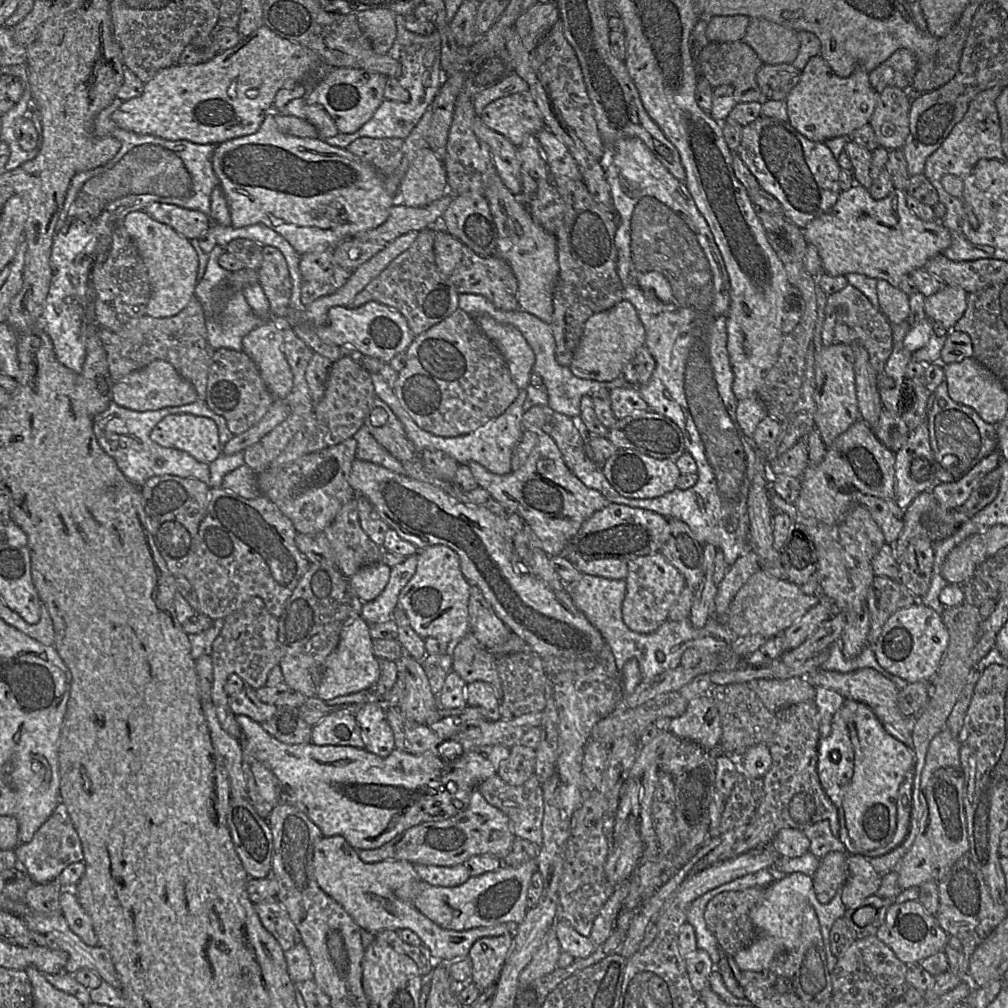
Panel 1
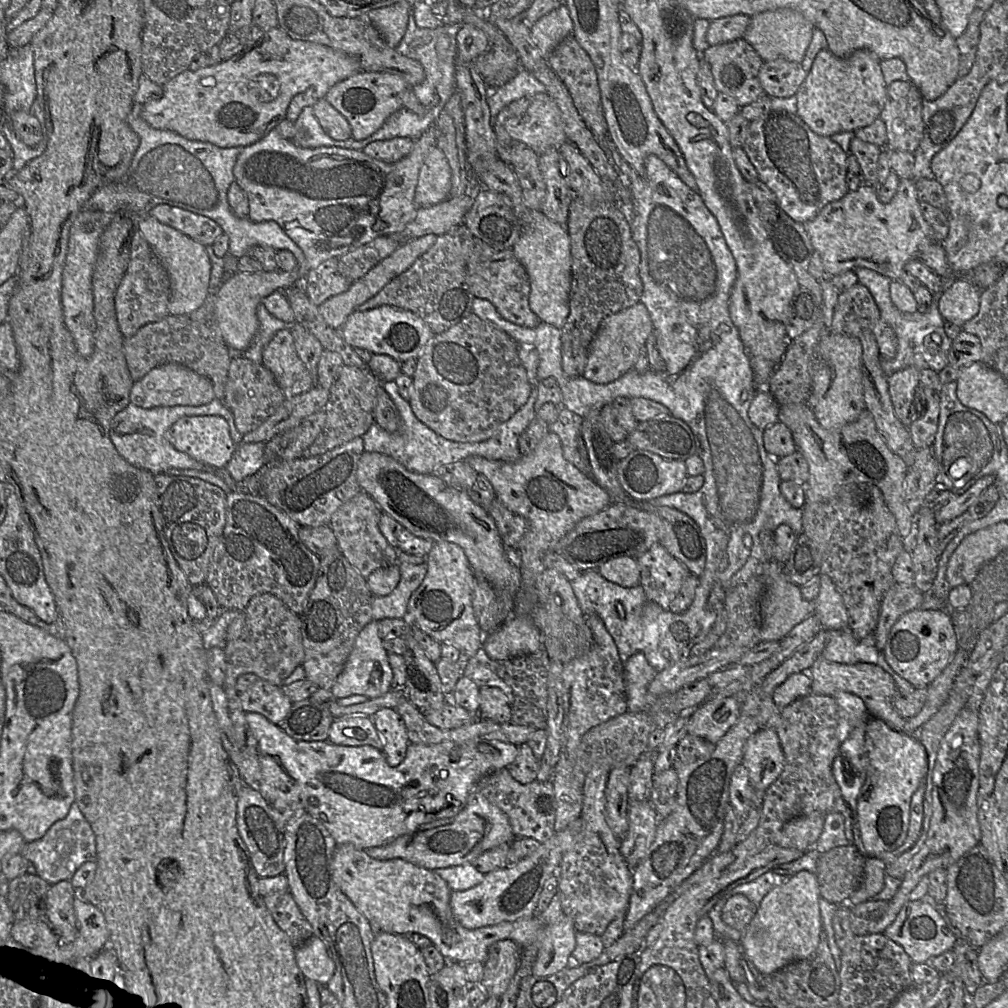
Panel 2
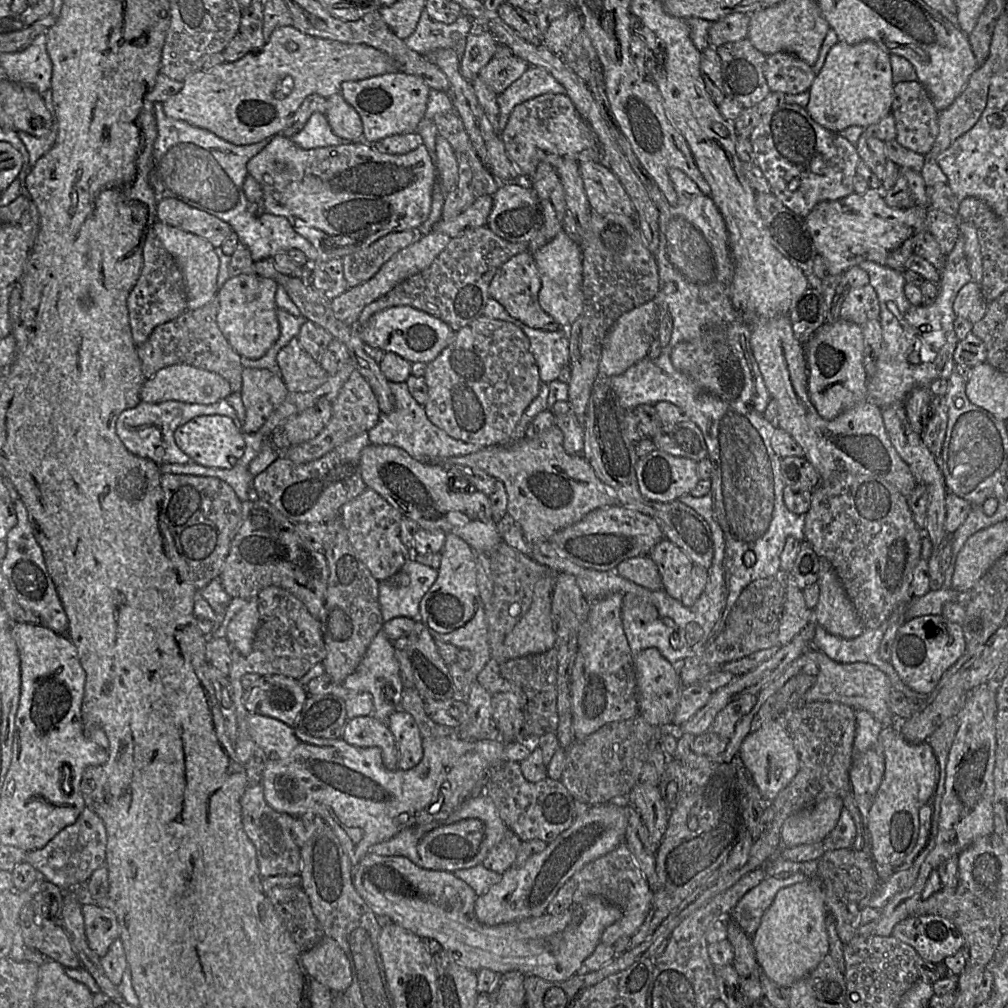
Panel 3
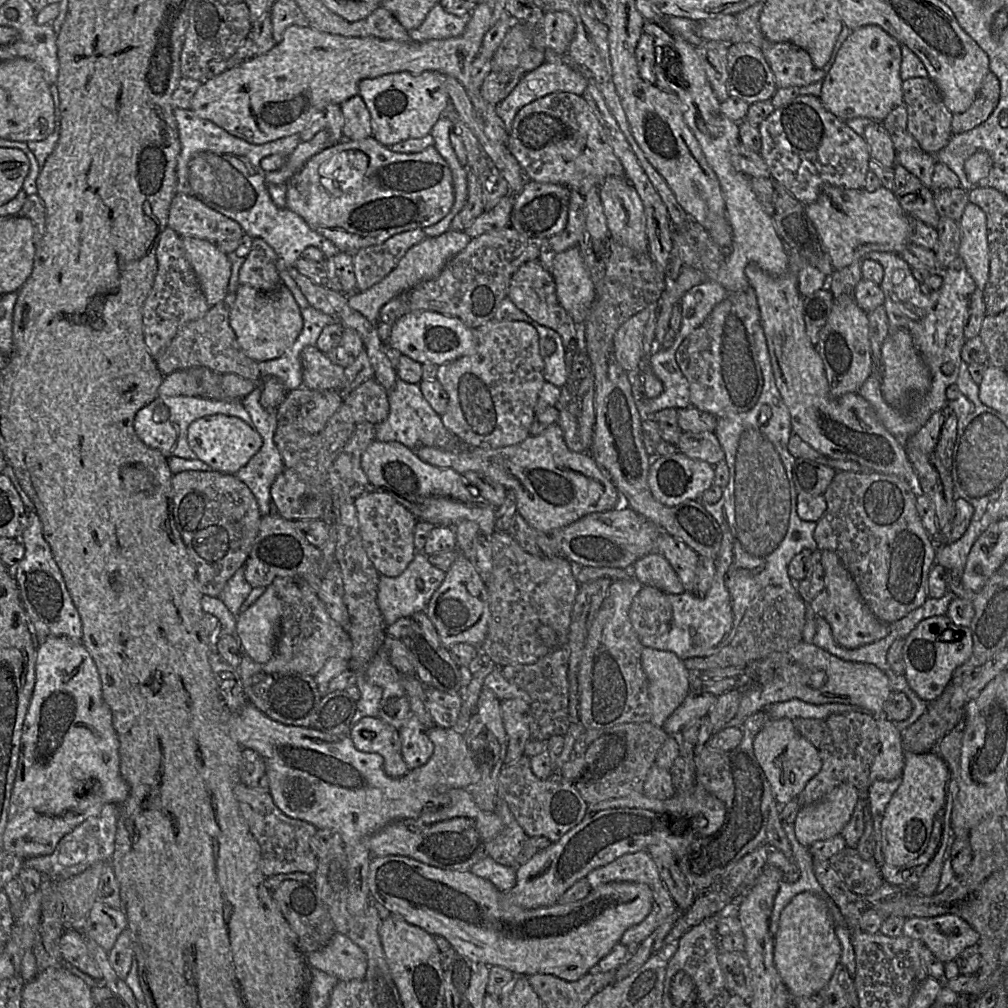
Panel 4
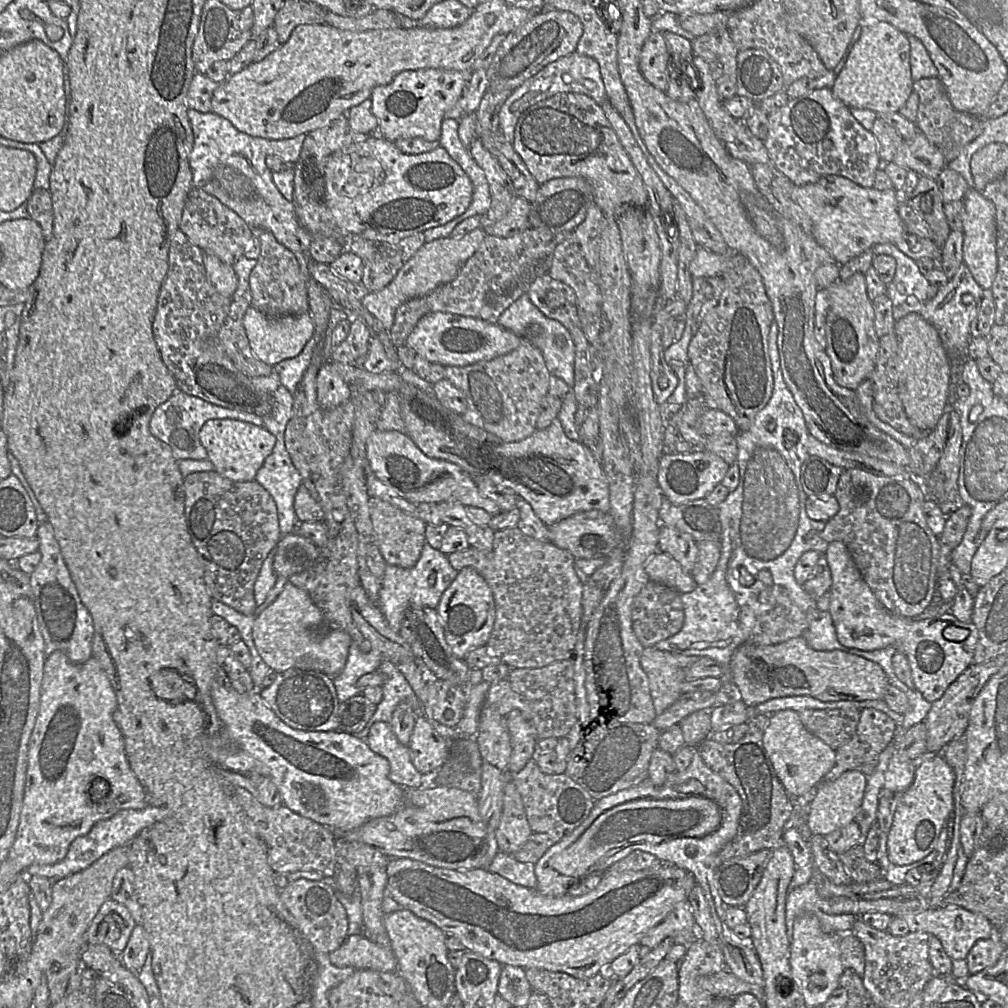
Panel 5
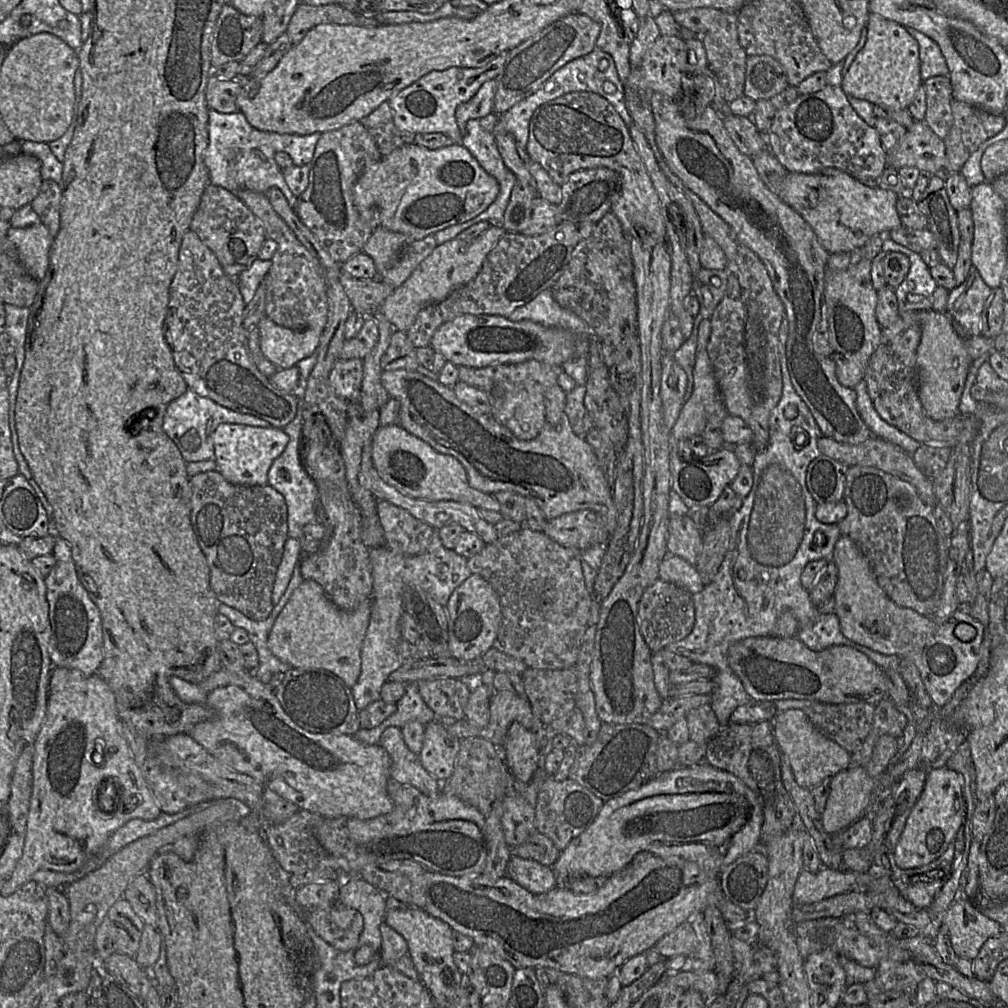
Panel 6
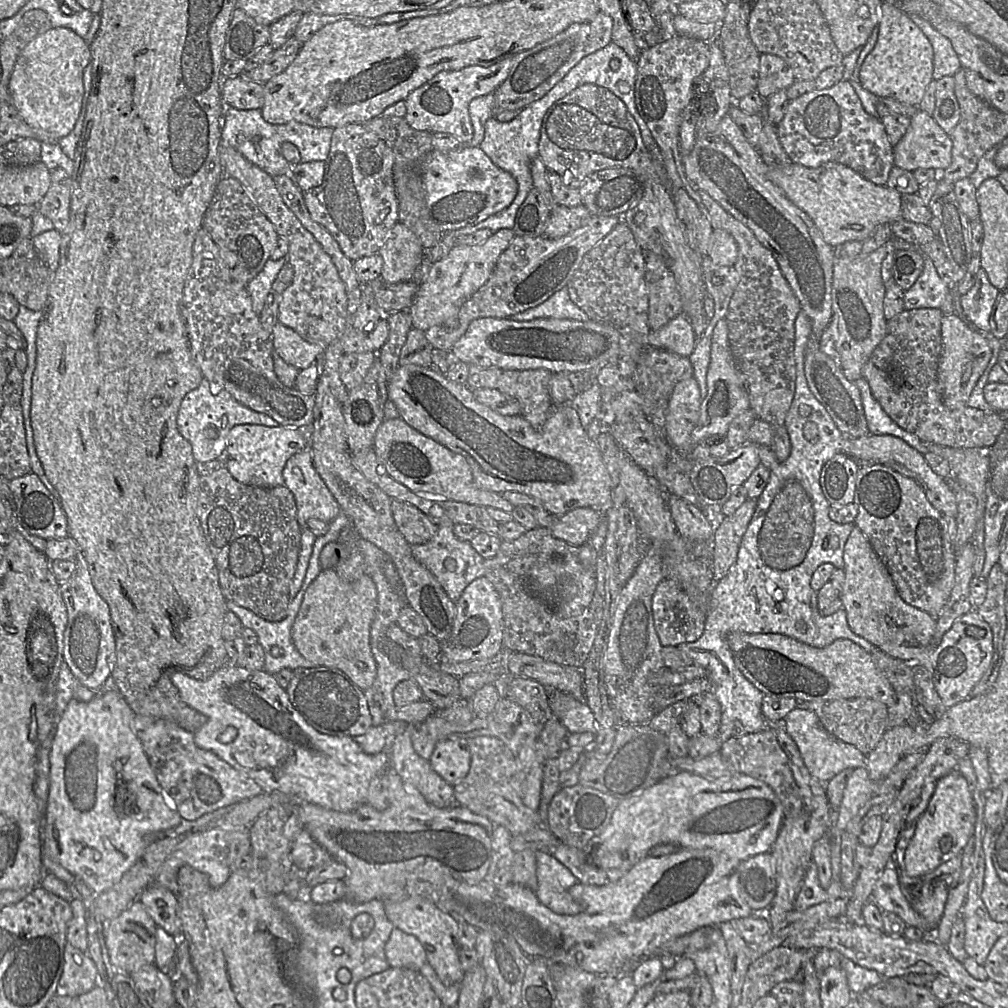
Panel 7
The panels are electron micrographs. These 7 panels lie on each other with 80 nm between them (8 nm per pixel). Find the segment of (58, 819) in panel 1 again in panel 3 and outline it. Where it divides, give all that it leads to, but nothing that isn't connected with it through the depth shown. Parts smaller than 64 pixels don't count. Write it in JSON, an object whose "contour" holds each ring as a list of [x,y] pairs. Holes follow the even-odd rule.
{"contour":[[[85,808],[77,820],[63,828],[43,848],[27,851],[24,860],[44,878],[64,891],[88,881],[91,874],[105,865],[107,834],[103,821],[91,809]]]}

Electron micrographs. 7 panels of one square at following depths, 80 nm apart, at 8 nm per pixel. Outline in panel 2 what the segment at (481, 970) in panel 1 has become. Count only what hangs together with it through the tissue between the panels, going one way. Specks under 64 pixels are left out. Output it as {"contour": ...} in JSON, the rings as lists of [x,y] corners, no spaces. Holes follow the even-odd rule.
{"contour":[[[513,940],[494,942],[483,962],[483,976],[479,986],[487,996],[500,996],[506,991],[517,970],[520,947]]]}

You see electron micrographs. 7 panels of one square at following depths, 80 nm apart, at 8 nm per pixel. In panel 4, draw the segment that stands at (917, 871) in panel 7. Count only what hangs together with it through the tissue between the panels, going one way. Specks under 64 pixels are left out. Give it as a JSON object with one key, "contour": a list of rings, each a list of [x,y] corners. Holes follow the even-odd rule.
{"contour":[[[904,751],[901,783],[887,805],[881,823],[881,850],[886,864],[905,865],[926,850],[935,818],[946,805],[949,769],[938,753]]]}

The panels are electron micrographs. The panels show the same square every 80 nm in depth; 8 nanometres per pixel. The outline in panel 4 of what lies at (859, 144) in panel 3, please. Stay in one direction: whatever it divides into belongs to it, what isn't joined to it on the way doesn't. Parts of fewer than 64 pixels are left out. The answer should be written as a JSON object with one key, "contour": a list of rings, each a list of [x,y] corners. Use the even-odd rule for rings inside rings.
{"contour":[[[873,121],[864,131],[863,137],[869,147],[871,160],[884,168],[893,168],[896,164],[897,152],[891,134],[881,122]]]}

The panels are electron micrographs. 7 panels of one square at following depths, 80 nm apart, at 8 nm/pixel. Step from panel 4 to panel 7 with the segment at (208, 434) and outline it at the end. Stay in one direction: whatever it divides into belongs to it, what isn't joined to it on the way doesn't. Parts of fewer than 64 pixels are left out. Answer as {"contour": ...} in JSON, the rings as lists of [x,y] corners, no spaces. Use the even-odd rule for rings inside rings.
{"contour":[[[236,425],[227,436],[227,445],[219,458],[218,469],[225,468],[238,482],[252,487],[284,485],[283,469],[294,454],[308,450],[309,433],[305,429]]]}

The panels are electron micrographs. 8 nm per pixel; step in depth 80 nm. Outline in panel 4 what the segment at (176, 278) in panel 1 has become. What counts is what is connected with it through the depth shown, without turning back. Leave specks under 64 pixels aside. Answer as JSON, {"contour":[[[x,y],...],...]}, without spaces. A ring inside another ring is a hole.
{"contour":[[[183,237],[183,245],[208,305],[224,301],[232,269],[228,256],[204,239]]]}

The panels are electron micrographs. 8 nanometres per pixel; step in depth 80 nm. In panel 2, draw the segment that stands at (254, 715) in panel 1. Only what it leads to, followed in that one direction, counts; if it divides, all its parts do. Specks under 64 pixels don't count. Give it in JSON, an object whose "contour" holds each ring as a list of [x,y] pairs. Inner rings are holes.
{"contour":[[[257,679],[239,694],[243,711],[261,714],[272,723],[279,725],[286,718],[293,704],[283,693],[281,686]]]}

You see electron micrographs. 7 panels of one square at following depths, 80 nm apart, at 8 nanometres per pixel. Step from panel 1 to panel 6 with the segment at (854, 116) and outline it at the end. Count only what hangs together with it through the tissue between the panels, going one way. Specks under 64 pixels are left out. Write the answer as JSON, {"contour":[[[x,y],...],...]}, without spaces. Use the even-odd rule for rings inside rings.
{"contour":[[[870,14],[867,39],[844,74],[840,87],[848,97],[866,100],[874,106],[907,109],[923,83],[919,46],[905,26],[877,14]]]}

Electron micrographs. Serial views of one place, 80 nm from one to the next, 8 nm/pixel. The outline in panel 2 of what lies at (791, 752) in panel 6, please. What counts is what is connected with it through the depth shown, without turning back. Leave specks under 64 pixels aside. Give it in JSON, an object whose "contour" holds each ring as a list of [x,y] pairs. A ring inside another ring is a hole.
{"contour":[[[761,729],[745,742],[741,765],[748,773],[752,786],[764,793],[780,776],[785,764],[776,729]]]}

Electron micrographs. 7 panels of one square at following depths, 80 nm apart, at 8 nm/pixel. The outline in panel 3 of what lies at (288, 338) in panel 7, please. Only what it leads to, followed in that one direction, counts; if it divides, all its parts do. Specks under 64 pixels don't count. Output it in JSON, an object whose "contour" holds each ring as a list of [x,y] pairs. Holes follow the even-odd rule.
{"contour":[[[243,274],[229,278],[219,287],[216,299],[219,310],[217,325],[231,347],[248,359],[259,359],[280,336],[275,294],[279,285],[272,279],[256,274]]]}

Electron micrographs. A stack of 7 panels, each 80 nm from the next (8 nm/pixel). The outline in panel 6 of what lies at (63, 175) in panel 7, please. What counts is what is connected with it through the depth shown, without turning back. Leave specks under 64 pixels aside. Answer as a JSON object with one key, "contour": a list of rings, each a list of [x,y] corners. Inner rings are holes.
{"contour":[[[43,180],[37,196],[30,203],[50,235],[55,237],[60,227],[61,185],[54,180]]]}

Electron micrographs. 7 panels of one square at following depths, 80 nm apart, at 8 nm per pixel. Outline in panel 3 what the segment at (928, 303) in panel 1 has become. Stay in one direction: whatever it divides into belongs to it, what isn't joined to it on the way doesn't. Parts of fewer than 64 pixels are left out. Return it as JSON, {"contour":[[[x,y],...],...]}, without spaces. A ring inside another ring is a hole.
{"contour":[[[974,281],[965,284],[954,300],[953,310],[957,317],[965,318],[972,323],[982,320],[987,311],[987,302],[979,284]]]}

